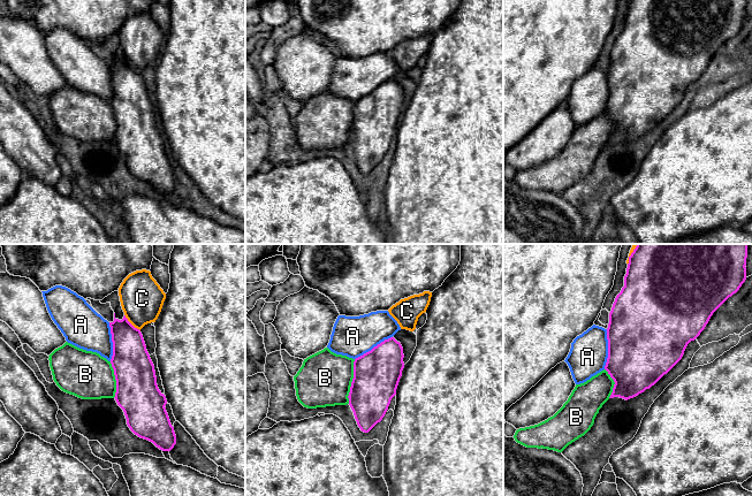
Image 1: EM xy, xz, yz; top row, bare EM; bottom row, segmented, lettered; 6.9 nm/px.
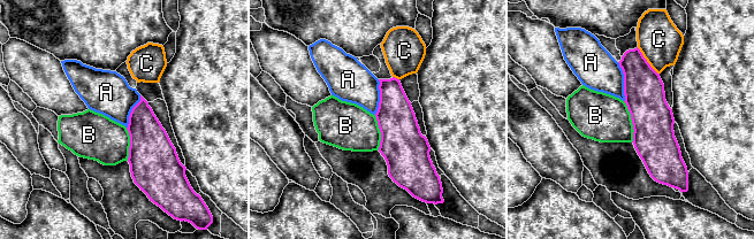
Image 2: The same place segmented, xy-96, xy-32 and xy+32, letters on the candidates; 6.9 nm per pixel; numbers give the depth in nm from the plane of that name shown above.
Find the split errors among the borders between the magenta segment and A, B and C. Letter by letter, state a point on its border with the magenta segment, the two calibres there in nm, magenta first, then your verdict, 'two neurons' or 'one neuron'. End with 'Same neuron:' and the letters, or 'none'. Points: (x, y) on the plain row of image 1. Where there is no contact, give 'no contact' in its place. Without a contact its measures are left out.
A: meets magenta in yz at (608, 91); 500 nm thick on the magenta side, 260 nm on the other; one neuron
B: meets magenta in xz at (352, 123); 320 nm thick on the magenta side, 380 nm on the other; two neurons
C: meets magenta in xy at (130, 66); 260 nm thick on the magenta side, 300 nm on the other; two neurons
Same neuron: A

